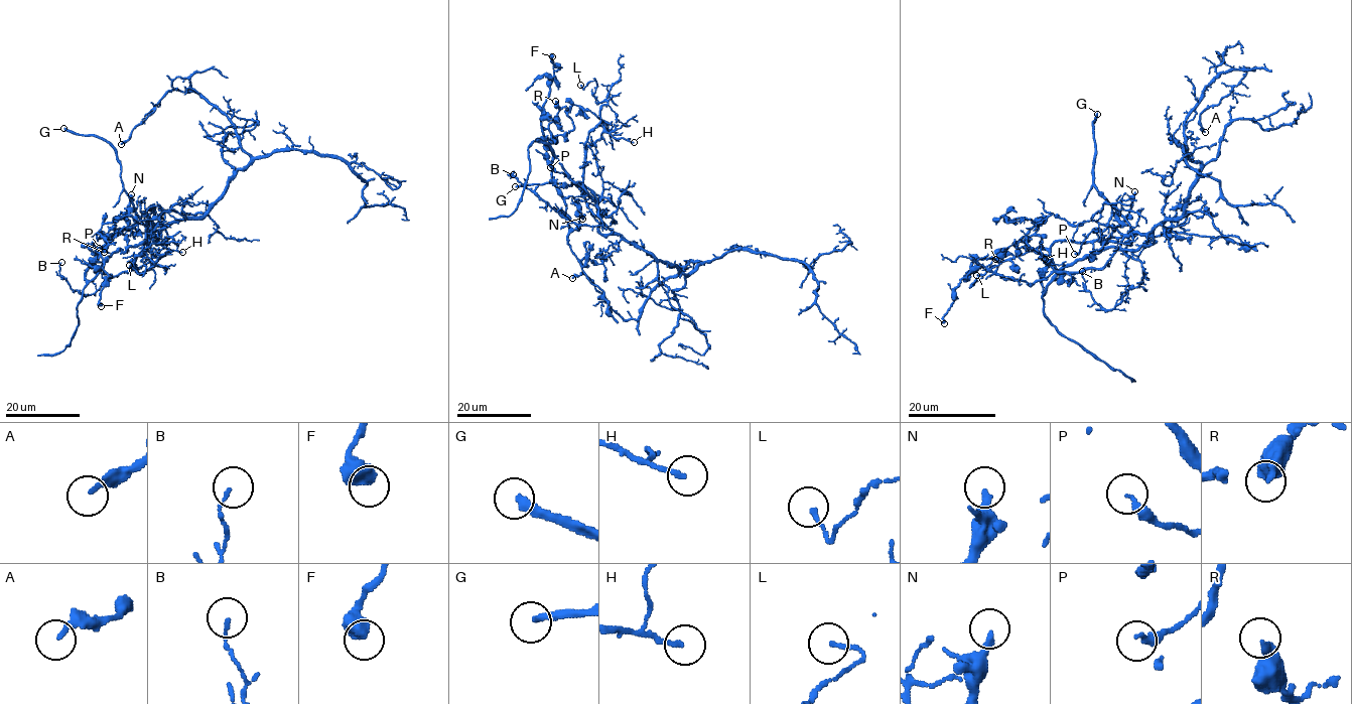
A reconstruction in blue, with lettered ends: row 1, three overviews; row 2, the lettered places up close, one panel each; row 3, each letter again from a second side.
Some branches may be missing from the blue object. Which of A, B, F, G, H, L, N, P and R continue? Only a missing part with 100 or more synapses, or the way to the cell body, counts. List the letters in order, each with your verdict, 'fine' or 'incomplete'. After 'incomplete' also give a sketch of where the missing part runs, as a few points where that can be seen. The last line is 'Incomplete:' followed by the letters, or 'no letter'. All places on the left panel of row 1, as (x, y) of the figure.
A: fine
B: fine
F: fine
G: incomplete; course (63, 128), (47, 124), (31, 125), (22, 113), (25, 116), (18, 117), (4, 100)
H: fine
L: fine
N: fine
P: fine
R: fine
Incomplete: G

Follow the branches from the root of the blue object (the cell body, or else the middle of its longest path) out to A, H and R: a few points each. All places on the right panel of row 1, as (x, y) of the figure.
A: (1181, 216), (1201, 167), (1186, 152), (1187, 115), (1222, 73), (1254, 67), (1201, 115), (1205, 132)
H: (1181, 216), (1161, 221), (1148, 232), (1126, 235), (1120, 247), (1100, 268), (1056, 270), (1045, 259)
R: (1181, 216), (1145, 233), (1110, 226), (1108, 239), (1048, 249), (1038, 235), (1023, 237), (995, 259)

